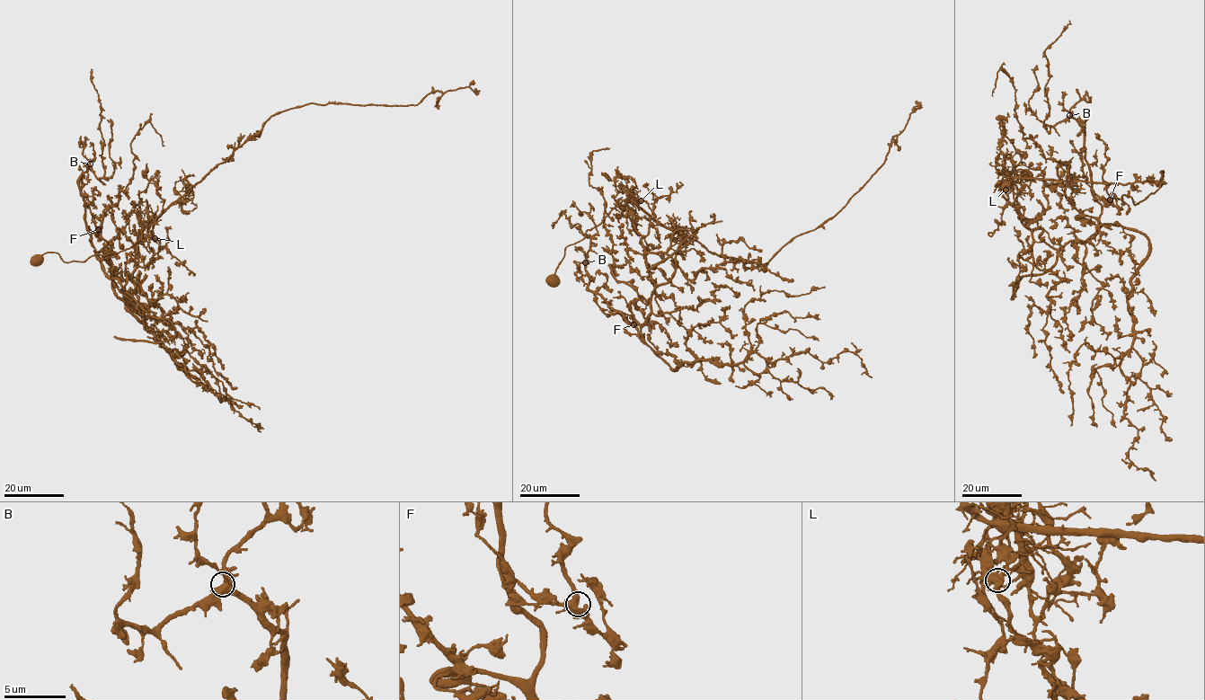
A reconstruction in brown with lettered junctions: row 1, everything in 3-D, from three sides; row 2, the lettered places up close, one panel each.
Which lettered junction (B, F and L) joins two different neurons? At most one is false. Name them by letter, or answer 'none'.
L

